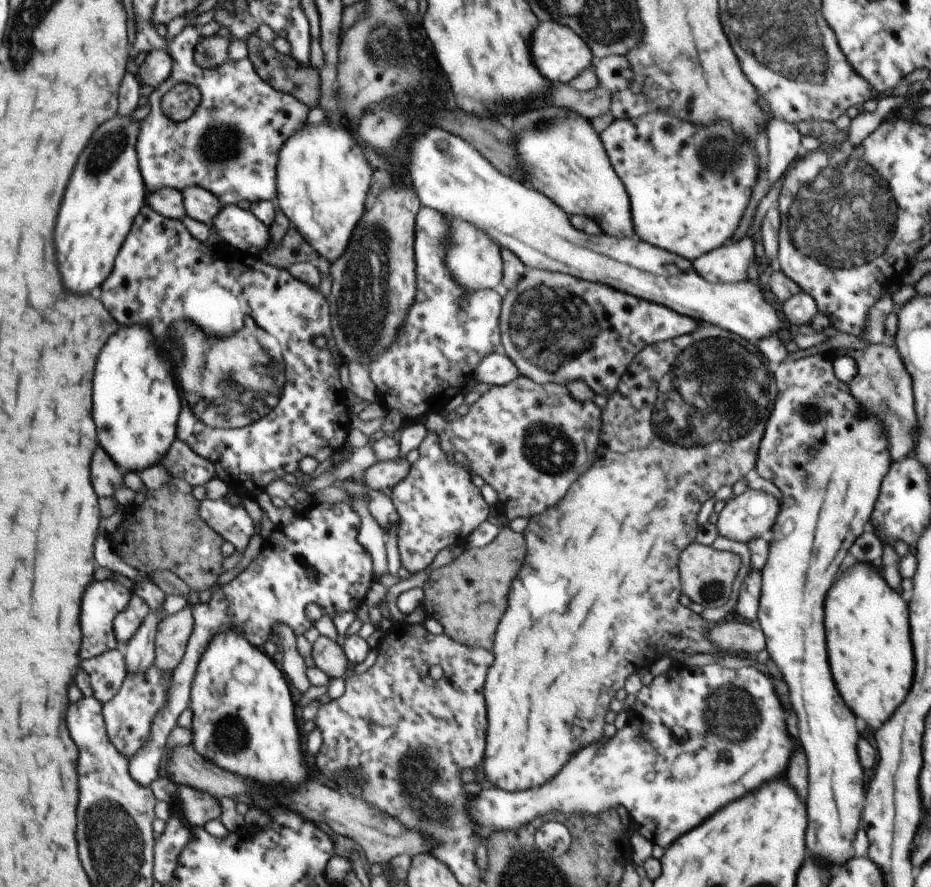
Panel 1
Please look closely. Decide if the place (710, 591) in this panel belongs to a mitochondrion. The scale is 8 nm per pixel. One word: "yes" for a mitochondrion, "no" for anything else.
yes

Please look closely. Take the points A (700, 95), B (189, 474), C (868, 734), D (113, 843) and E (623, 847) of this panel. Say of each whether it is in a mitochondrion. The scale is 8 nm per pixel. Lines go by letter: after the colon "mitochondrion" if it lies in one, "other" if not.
A: other
B: other
C: other
D: mitochondrion
E: other

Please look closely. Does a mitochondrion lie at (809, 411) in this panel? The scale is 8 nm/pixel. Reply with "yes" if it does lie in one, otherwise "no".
yes

